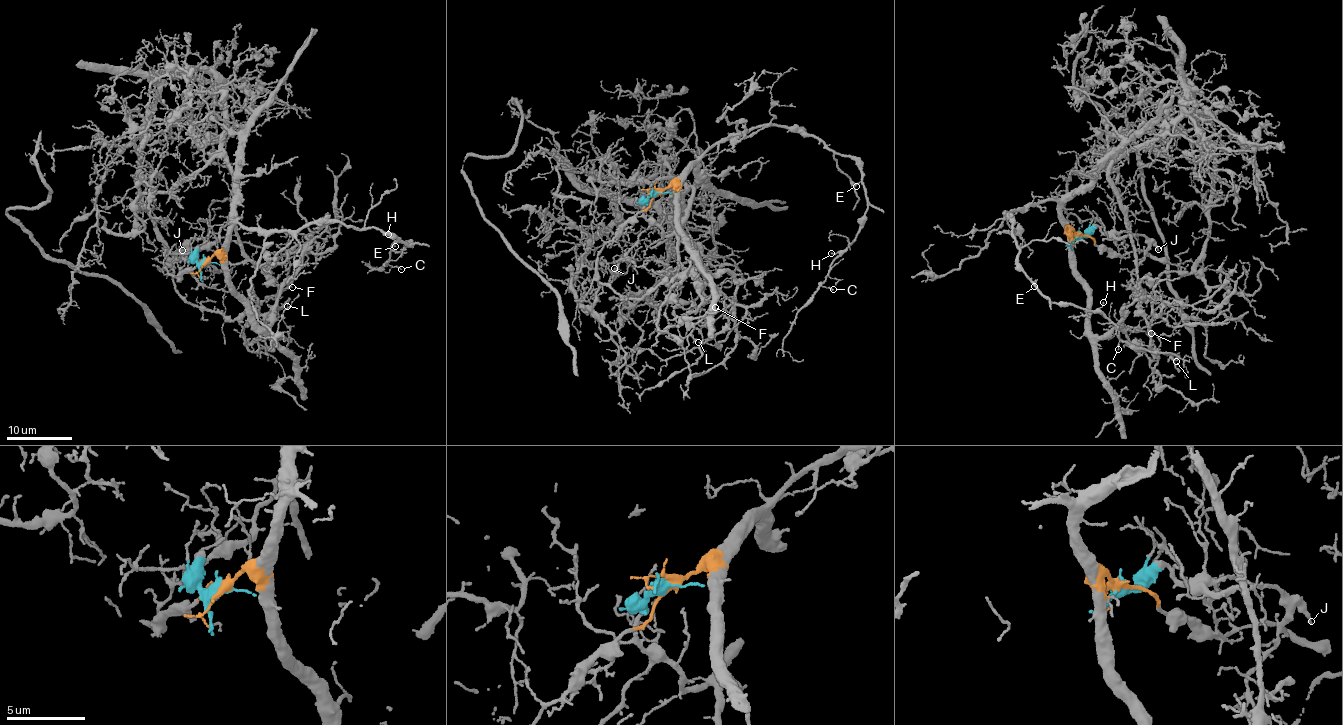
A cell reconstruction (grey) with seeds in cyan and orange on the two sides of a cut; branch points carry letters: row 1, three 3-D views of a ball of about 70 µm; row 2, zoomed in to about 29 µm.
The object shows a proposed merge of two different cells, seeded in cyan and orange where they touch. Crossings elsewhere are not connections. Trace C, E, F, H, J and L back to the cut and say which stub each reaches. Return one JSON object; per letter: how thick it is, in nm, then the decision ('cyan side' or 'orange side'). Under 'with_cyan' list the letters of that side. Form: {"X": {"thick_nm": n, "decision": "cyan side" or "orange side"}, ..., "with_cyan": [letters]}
{"C": {"thick_nm": 120, "decision": "orange side"}, "E": {"thick_nm": 140, "decision": "orange side"}, "F": {"thick_nm": 150, "decision": "cyan side"}, "H": {"thick_nm": 110, "decision": "orange side"}, "J": {"thick_nm": 120, "decision": "cyan side"}, "L": {"thick_nm": 110, "decision": "cyan side"}, "with_cyan": ["F", "J", "L"]}

